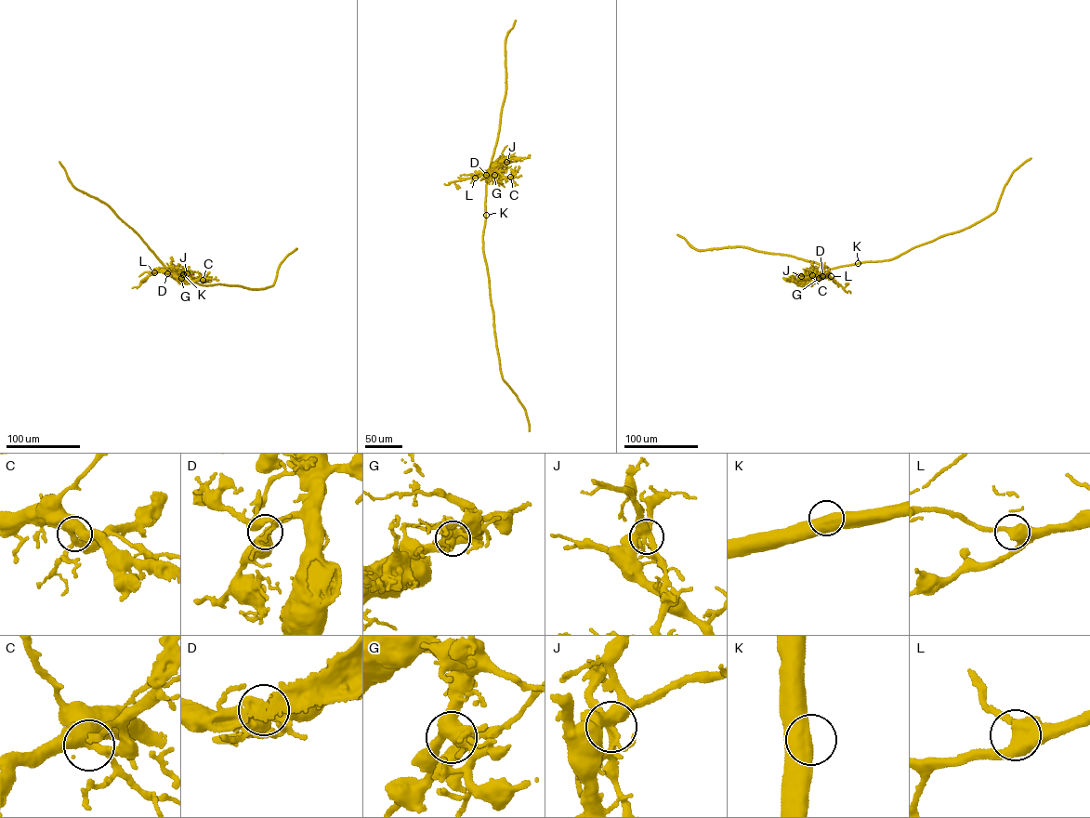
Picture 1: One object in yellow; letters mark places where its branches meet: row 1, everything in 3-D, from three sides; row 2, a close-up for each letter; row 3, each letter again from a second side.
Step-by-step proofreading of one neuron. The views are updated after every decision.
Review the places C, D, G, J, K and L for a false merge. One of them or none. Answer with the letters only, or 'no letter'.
J

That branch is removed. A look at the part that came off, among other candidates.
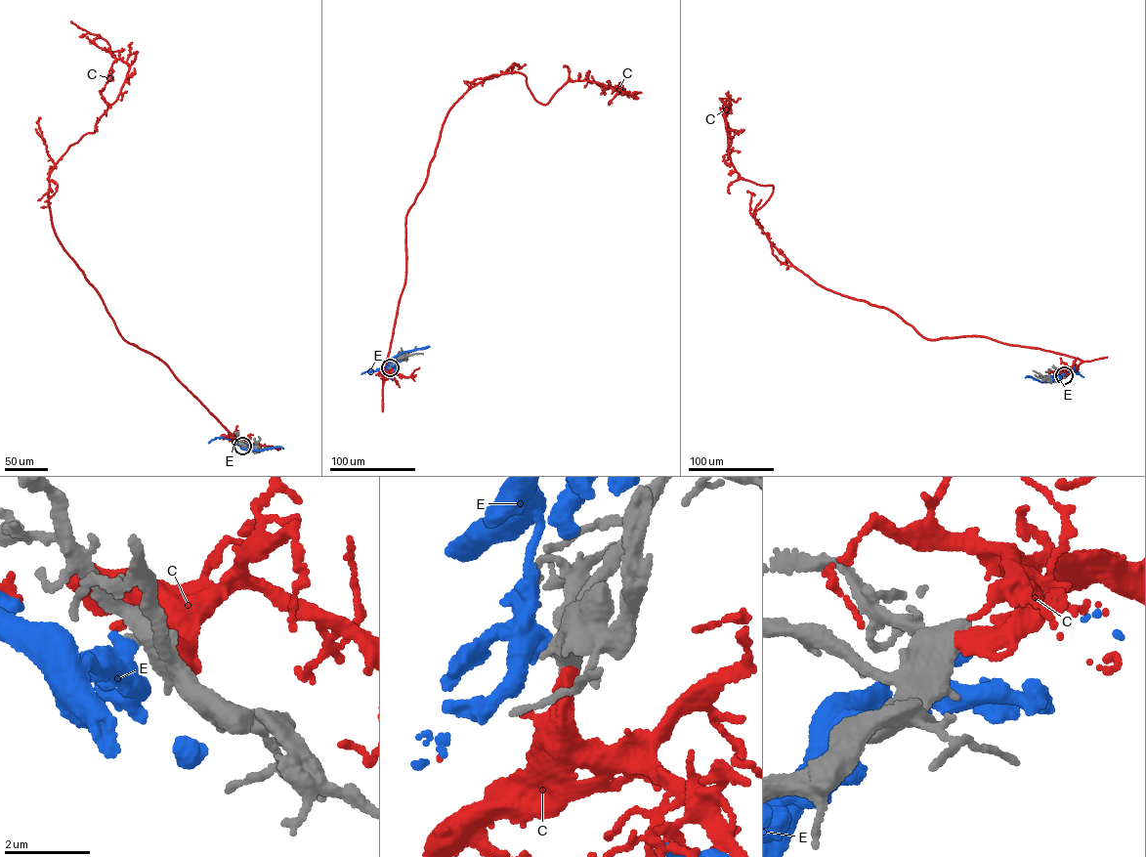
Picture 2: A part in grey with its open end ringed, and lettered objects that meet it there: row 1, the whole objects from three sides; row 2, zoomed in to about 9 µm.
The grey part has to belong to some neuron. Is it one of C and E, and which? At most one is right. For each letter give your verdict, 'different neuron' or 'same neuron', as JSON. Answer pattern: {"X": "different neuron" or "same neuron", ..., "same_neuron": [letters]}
{"C": "same neuron", "E": "different neuron", "same_neuron": ["C"]}

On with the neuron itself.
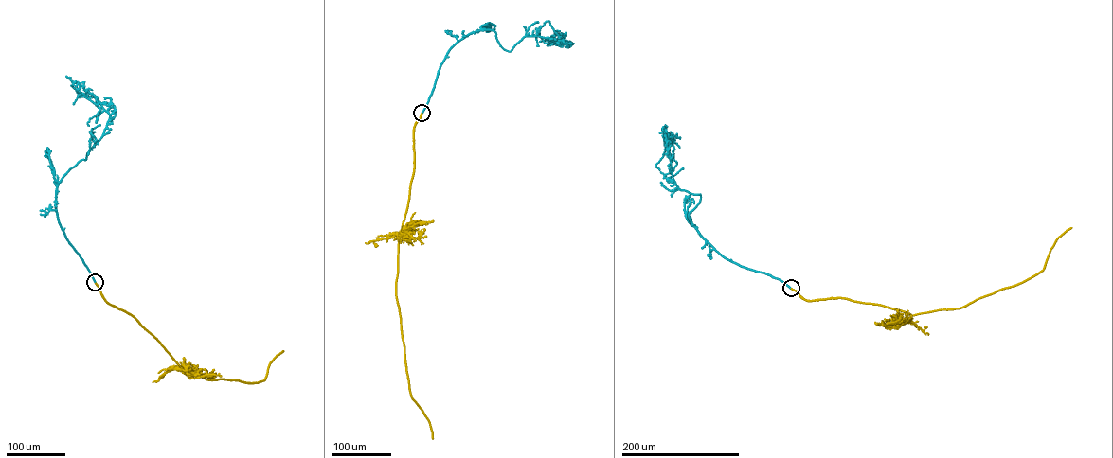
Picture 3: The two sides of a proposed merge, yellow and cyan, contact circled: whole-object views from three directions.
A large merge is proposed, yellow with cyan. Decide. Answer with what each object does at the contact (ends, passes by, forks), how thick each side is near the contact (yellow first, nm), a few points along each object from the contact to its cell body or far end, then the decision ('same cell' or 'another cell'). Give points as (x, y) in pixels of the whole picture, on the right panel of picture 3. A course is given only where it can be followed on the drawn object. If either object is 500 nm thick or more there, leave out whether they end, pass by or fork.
650/700 nm | yellow via (791, 288), (807, 300), (840, 297), (880, 304), (912, 315), (960, 308), (1039, 273), (1058, 237), (1071, 227) | cyan via (791, 289), (770, 275), (727, 259), (693, 225), (689, 214), (700, 194), (681, 190), (676, 184), (665, 125) | same cell

